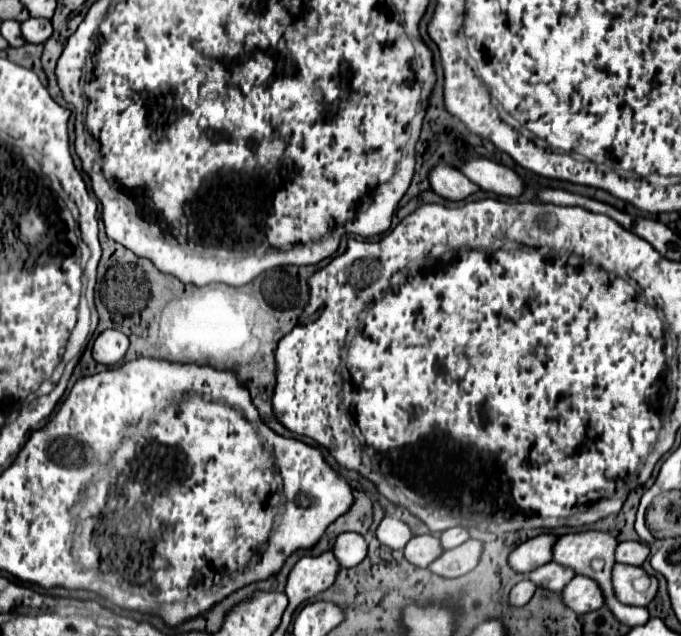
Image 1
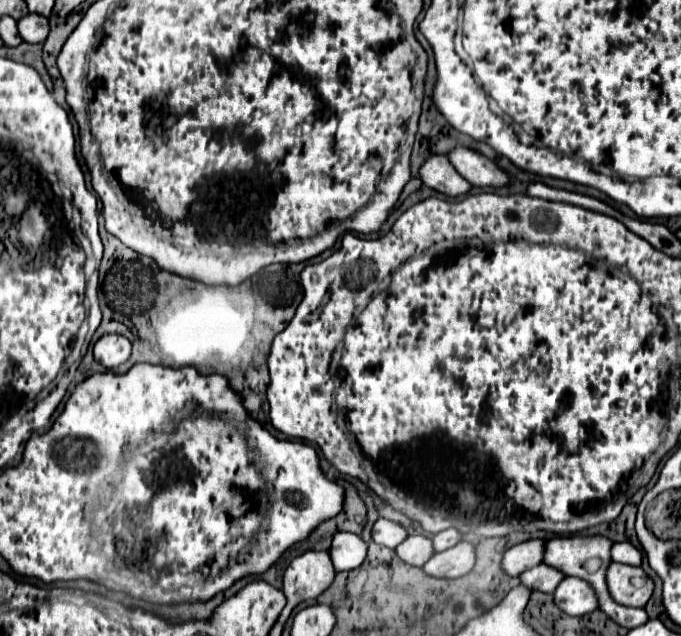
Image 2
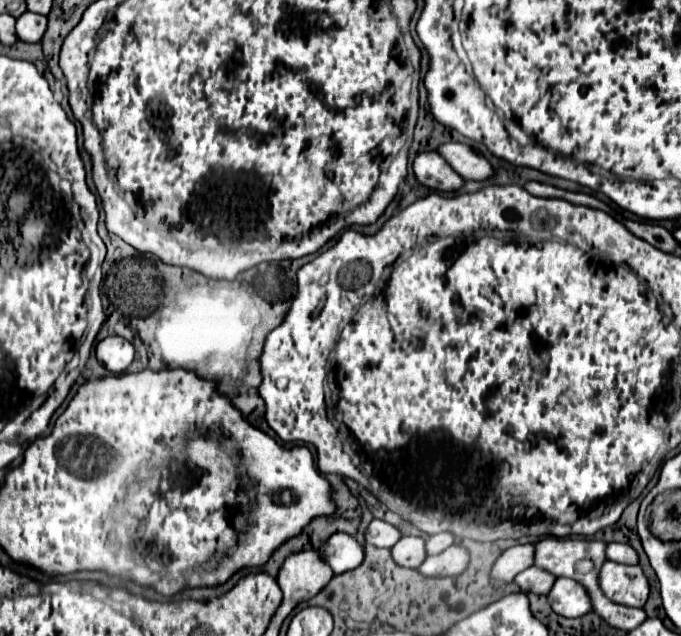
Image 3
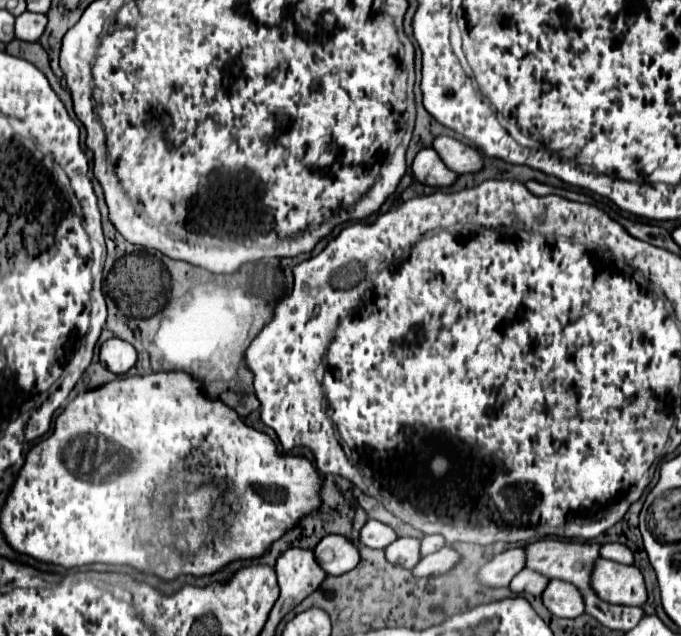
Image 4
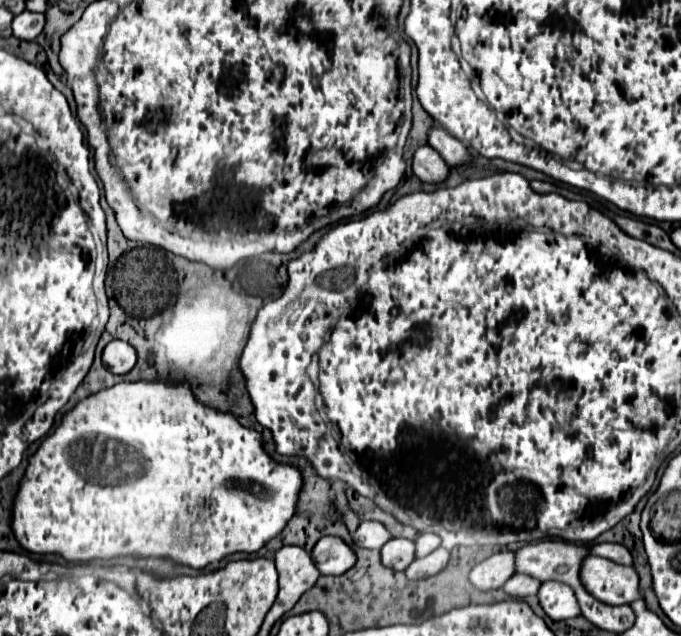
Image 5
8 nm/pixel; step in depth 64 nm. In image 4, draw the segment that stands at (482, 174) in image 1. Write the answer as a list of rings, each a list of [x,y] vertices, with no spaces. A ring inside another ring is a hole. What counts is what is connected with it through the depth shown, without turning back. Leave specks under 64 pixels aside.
[[[436,136],[432,148],[438,152],[444,164],[456,174],[478,172],[482,168],[482,154],[456,138]]]

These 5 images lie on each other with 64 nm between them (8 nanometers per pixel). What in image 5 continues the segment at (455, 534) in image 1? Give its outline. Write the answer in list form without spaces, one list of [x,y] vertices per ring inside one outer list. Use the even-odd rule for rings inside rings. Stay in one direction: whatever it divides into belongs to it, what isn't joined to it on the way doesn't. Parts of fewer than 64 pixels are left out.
[[[420,534],[414,540],[414,544],[416,544],[416,556],[420,558],[420,556],[426,556],[432,550],[436,550],[440,546],[440,538],[436,534]]]

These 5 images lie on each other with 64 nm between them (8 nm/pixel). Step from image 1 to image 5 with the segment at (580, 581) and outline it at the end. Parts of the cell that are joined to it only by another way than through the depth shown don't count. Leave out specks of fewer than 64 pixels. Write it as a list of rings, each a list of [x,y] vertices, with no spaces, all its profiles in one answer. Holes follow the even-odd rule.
[[[544,582],[538,590],[538,602],[552,620],[568,620],[580,616],[580,606],[572,588],[560,582]]]

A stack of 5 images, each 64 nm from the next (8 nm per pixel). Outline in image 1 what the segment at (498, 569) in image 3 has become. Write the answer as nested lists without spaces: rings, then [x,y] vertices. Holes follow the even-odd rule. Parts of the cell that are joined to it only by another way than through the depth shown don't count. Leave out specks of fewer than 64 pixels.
[[[540,534],[536,538],[530,538],[530,540],[522,542],[508,556],[510,568],[518,574],[528,574],[530,570],[550,562],[554,542],[556,542],[556,538],[550,536],[550,534]]]

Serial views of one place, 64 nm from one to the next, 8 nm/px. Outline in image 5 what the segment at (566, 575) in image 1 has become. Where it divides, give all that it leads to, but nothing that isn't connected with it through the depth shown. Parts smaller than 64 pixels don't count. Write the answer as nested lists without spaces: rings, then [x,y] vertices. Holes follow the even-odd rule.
[[[514,574],[504,586],[502,590],[512,596],[512,598],[526,598],[526,596],[534,596],[540,588],[540,582],[536,578],[530,578],[526,574]]]

